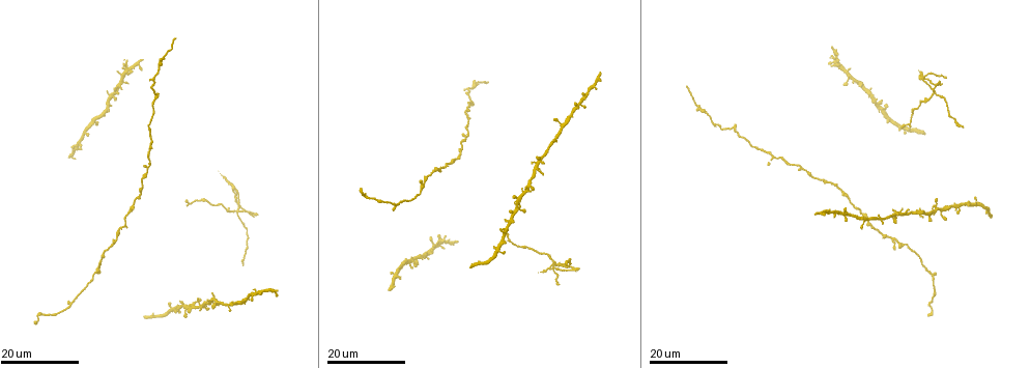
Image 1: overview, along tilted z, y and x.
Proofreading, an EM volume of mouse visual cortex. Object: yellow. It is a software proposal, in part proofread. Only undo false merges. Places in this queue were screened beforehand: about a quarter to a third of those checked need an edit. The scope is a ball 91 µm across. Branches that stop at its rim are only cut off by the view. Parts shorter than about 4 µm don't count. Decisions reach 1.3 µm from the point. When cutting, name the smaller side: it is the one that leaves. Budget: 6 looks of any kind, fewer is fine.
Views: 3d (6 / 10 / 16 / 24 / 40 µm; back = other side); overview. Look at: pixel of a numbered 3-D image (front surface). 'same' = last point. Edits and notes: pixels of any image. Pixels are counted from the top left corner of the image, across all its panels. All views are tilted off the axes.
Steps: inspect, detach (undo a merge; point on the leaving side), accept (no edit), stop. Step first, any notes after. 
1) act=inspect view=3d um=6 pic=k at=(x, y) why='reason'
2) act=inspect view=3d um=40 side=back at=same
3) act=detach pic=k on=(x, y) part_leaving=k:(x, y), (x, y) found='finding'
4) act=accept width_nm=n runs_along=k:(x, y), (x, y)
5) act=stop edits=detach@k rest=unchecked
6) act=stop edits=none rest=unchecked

act=inspect view=3d um=16 pic=1 at=(901, 243) why='looks like a crossing'

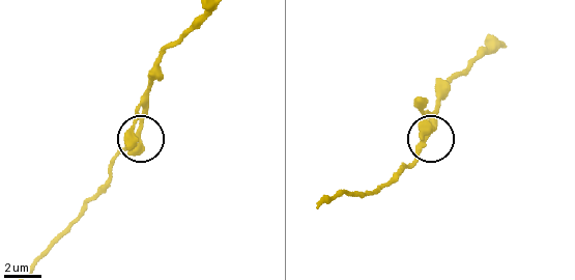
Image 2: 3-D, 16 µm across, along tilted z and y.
act=inspect view=3d um=10 at=same why='closer look'

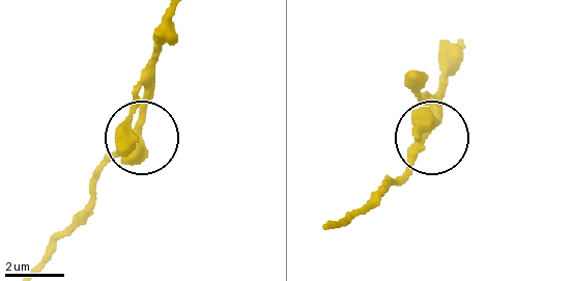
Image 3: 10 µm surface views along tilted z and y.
act=accept width_nm=280 found='continuous, no second cell'

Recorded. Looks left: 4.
act=inspect view=3d um=24 pic=1 at=(509, 223) why='four-way junction'

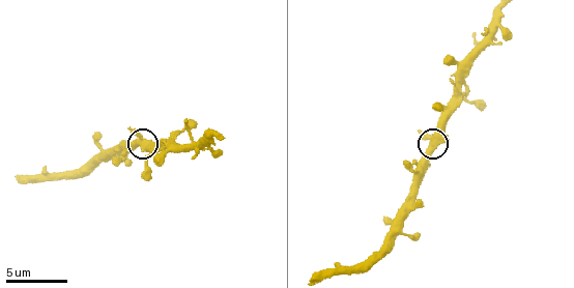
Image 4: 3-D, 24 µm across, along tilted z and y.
act=inspect view=3d um=10 pic=4 at=(145, 141)

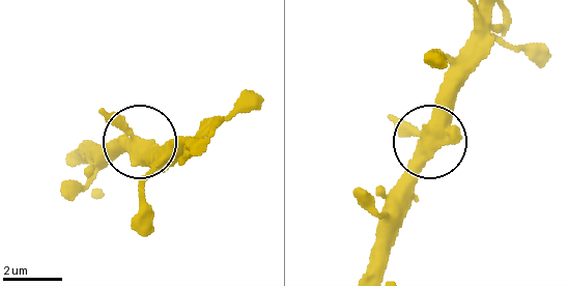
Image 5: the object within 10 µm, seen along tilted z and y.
act=inspect view=3d um=6 pic=5 at=(135, 138) why='zoom in'

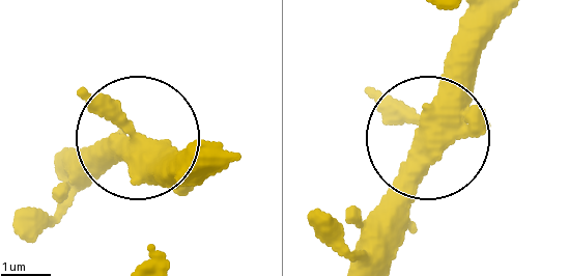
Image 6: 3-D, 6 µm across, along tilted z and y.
act=accept arms=4 found='continuous, no second cell'

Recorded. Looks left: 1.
act=stop edits=none rest=unchecked

